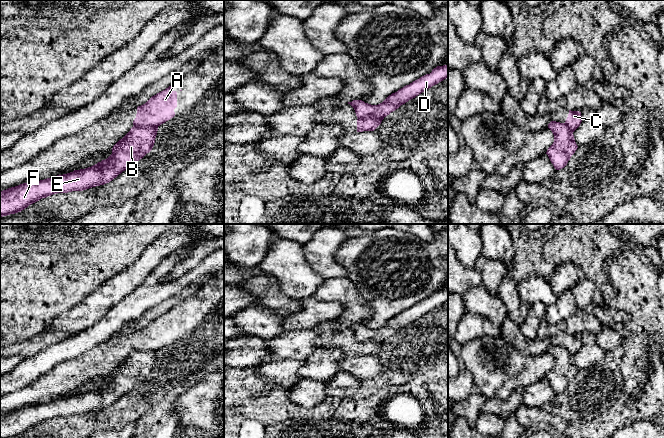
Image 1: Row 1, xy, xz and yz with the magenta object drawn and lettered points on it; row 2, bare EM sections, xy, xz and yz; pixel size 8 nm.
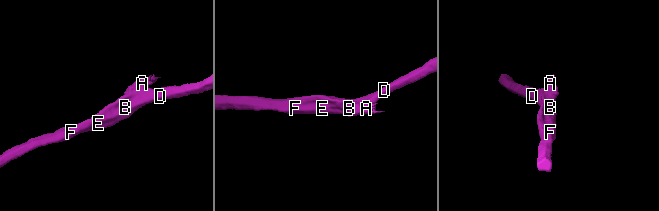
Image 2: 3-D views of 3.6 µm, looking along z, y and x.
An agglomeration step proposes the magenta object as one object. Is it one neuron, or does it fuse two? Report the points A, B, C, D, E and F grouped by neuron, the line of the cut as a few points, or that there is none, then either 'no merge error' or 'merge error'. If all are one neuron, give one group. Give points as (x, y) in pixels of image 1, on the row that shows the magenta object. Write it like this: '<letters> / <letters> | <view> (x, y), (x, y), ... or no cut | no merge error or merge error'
A C / B D E F | xz (358, 117), (383, 118) | merge error

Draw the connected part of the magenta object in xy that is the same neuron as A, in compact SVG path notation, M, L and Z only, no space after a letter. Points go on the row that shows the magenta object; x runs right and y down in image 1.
M171 86L152 96L145 104L137 107L134 126L160 126L175 116L177 92Z

